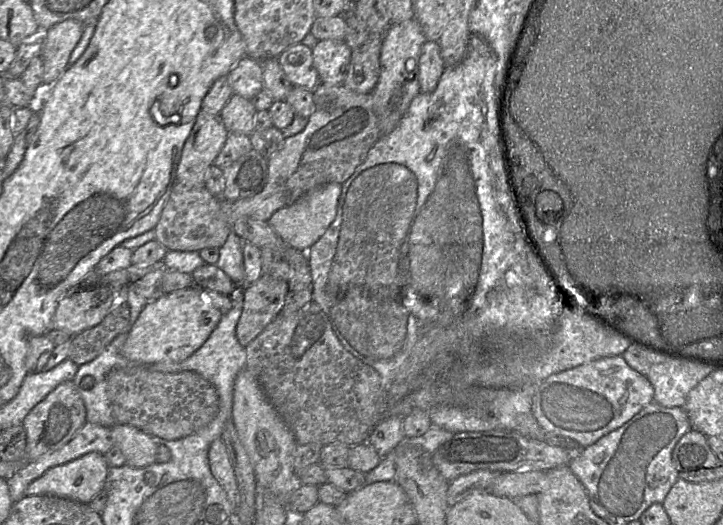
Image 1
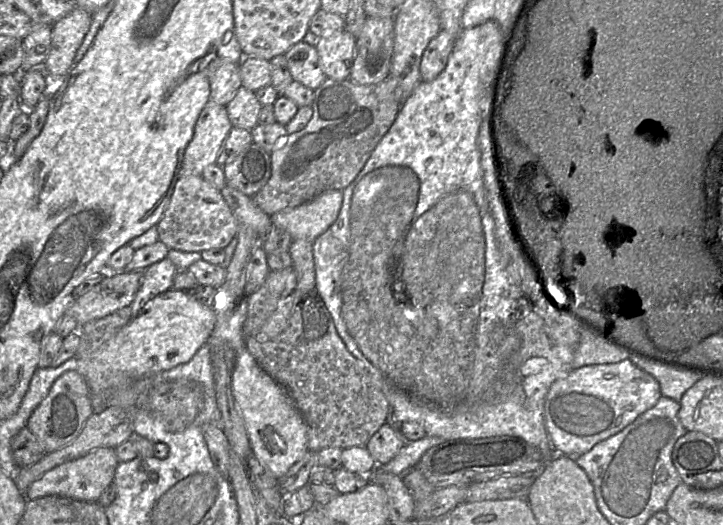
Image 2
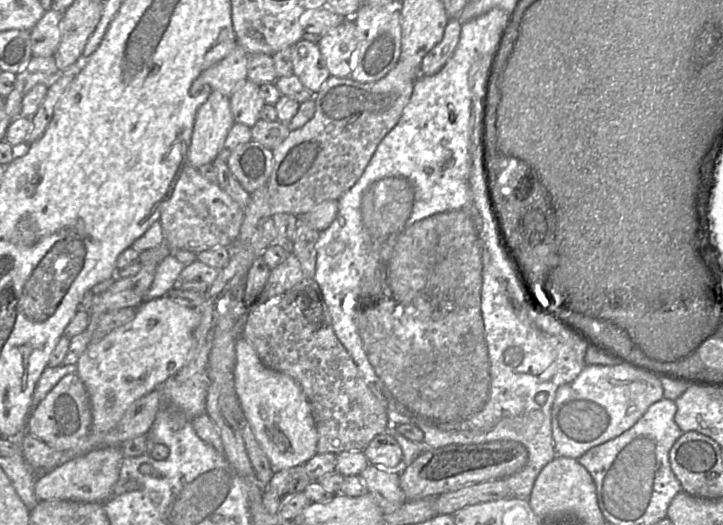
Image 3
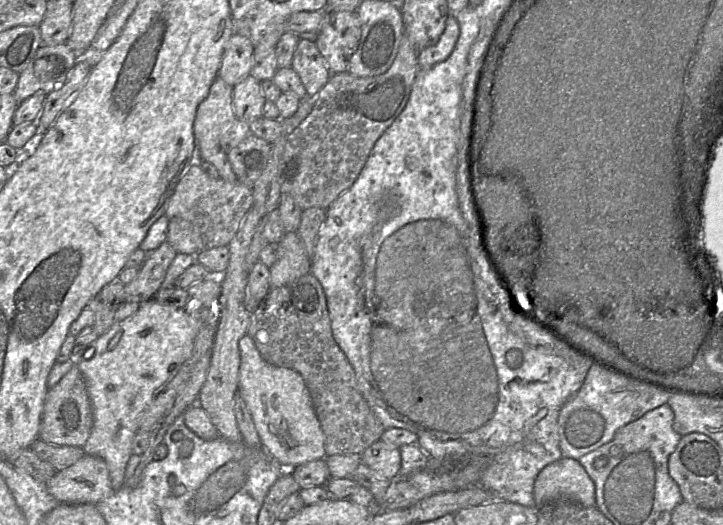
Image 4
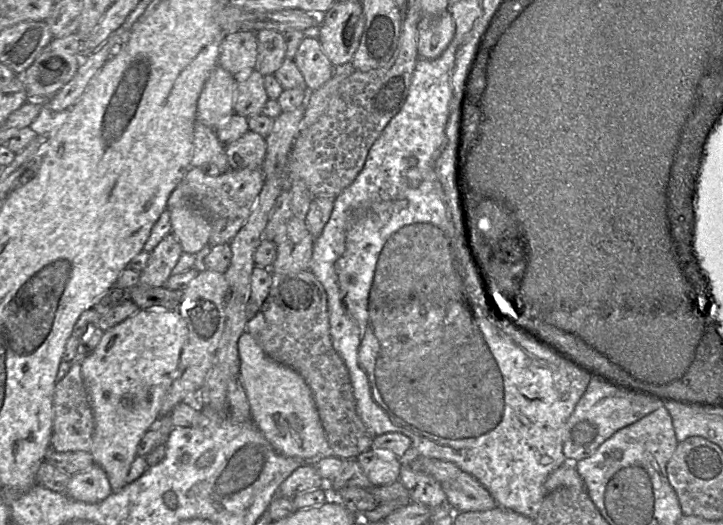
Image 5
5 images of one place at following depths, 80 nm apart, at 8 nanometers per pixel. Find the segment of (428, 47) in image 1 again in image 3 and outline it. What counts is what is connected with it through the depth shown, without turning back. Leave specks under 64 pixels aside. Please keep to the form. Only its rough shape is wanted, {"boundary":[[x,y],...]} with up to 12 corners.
{"boundary":[[448,20],[441,41],[423,57],[419,75],[442,69],[457,47],[461,25]]}

